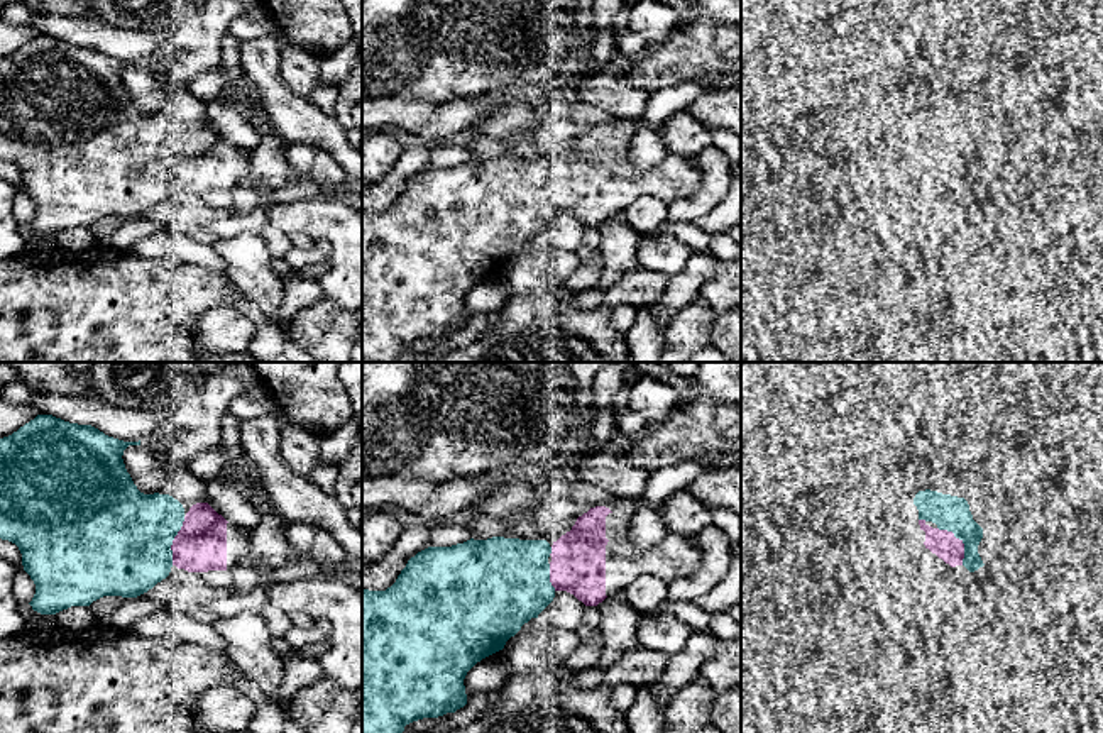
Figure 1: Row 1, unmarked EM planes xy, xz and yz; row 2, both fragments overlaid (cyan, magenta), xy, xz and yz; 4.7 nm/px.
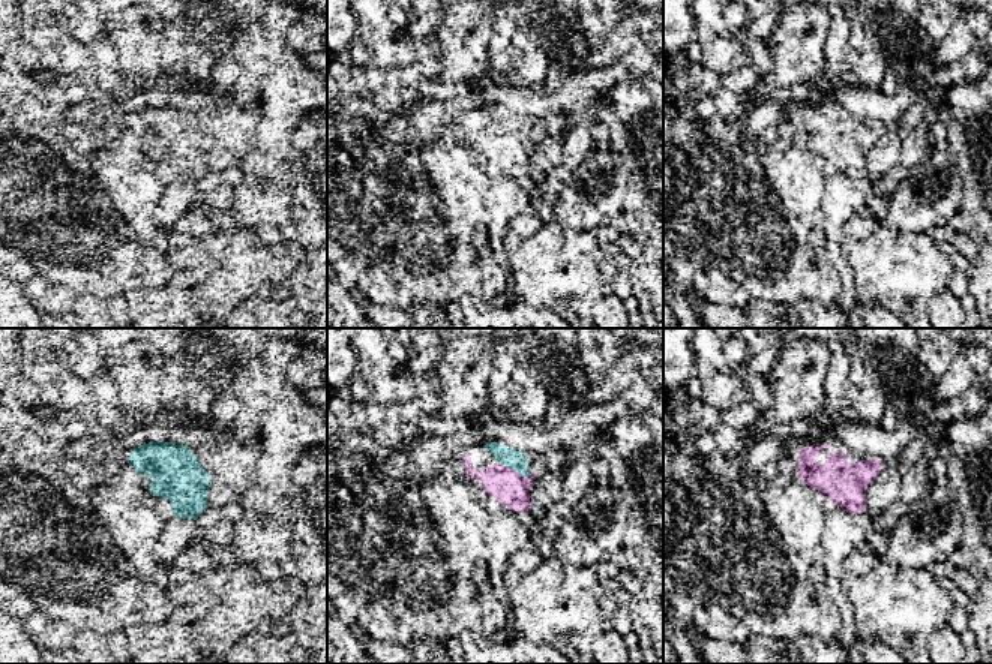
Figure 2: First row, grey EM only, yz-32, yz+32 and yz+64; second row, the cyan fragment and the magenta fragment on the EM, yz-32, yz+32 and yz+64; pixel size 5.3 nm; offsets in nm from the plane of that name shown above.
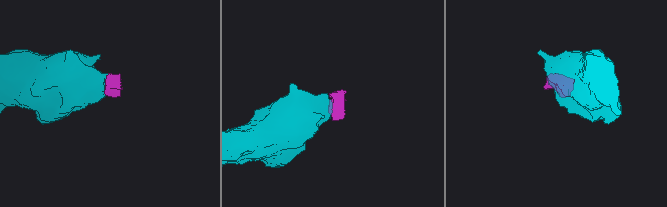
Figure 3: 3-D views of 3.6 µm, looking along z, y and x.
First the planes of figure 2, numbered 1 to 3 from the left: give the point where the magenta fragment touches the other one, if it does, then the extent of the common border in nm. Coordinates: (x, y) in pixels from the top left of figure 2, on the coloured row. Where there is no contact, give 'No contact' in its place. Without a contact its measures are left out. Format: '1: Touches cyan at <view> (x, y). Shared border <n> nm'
1: No contact
2: Touches cyan at yz+32 (517, 471). Shared border 190 nm
3: No contact

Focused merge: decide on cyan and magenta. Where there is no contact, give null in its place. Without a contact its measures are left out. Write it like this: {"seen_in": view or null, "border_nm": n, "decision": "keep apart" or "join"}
{"seen_in": "yz", "border_nm": 220, "decision": "join"}

